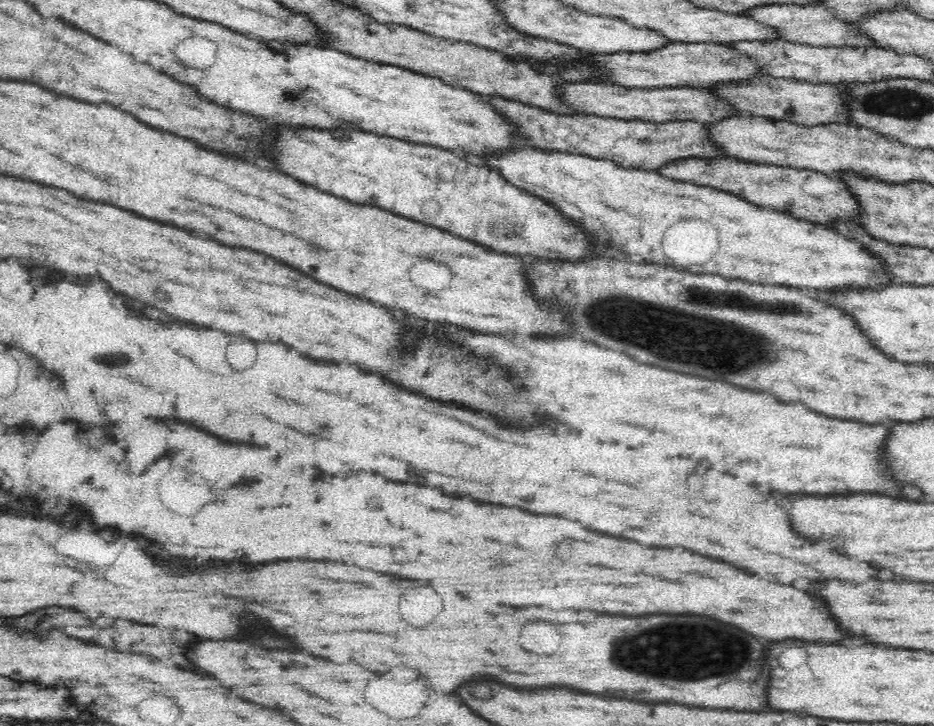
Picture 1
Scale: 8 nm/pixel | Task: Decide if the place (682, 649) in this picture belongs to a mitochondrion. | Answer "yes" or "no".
yes

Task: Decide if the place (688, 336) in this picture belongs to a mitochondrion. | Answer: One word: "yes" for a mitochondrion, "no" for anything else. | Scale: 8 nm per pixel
yes

